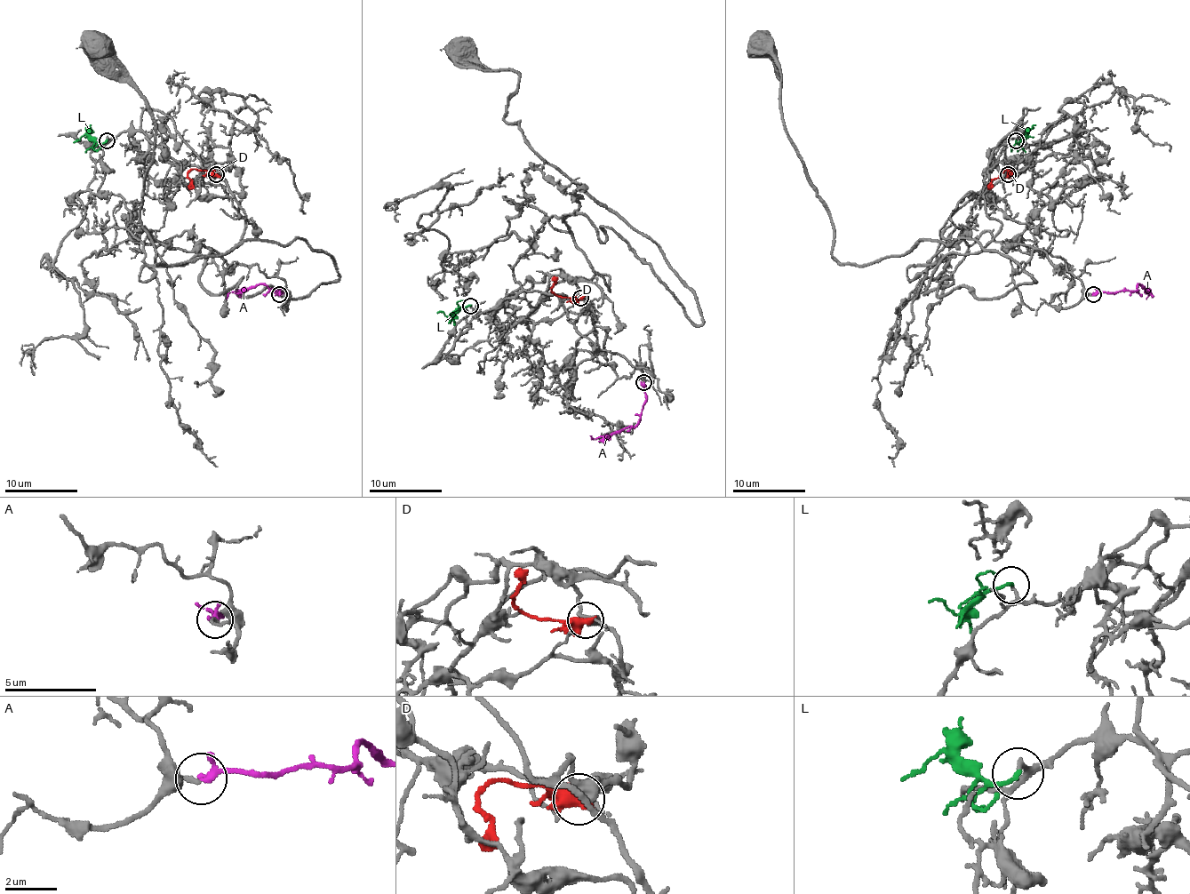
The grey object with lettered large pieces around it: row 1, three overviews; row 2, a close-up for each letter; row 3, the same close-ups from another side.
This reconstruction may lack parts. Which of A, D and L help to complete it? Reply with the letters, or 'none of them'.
none of them

